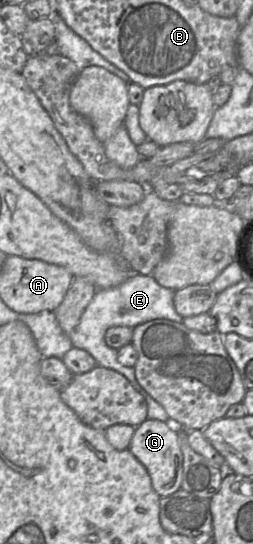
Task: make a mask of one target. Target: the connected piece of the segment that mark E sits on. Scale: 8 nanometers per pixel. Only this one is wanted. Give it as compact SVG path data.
M139 273L132 275L120 285L107 289L98 289L82 314L79 324L69 336L72 346L83 349L91 354L96 360L97 365L112 369L129 380L134 389L144 397L147 403L147 419L163 422L169 420L165 409L138 383L134 367L126 367L118 362L117 350L106 344L104 336L106 331L113 326L134 328L139 324L155 319L167 319L178 323L183 322L183 317L176 312L174 307L174 292L175 290L159 285L152 275Z

